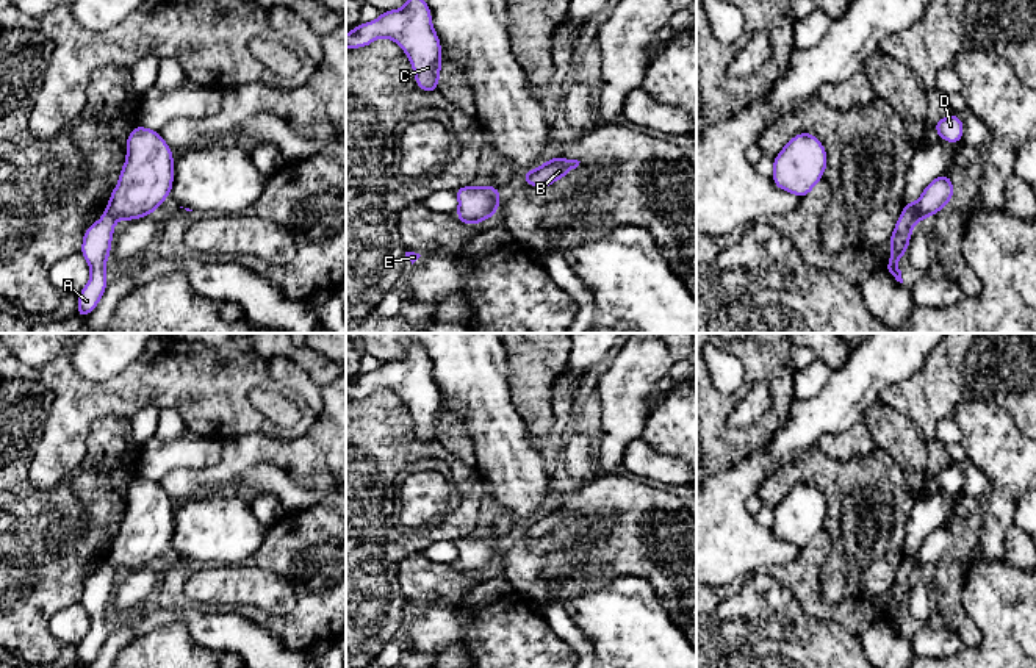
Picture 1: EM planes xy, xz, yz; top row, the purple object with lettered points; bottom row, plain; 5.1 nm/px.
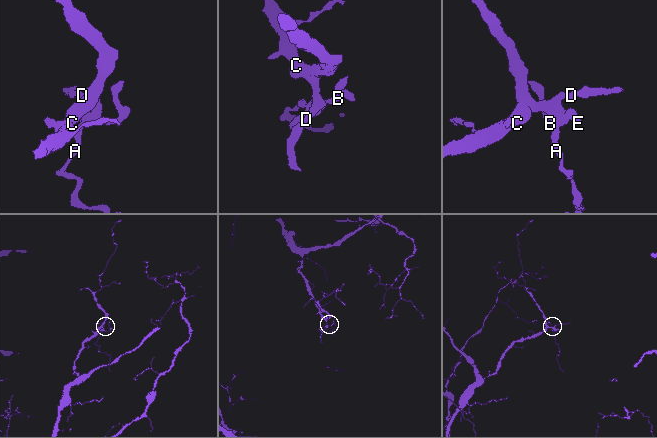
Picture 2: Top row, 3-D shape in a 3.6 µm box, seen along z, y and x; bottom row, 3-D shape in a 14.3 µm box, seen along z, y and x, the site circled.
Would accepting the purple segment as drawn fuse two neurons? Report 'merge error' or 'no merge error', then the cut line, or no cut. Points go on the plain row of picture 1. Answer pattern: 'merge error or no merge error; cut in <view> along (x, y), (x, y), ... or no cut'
no merge error; no cut

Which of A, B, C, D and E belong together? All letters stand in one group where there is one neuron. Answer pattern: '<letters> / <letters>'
A B C D E

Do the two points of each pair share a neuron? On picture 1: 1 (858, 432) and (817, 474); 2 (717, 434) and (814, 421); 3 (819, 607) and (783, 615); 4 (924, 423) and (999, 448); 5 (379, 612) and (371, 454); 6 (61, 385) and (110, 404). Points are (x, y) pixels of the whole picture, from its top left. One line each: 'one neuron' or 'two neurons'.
1: two neurons
2: two neurons
3: two neurons
4: two neurons
5: one neuron
6: one neuron

